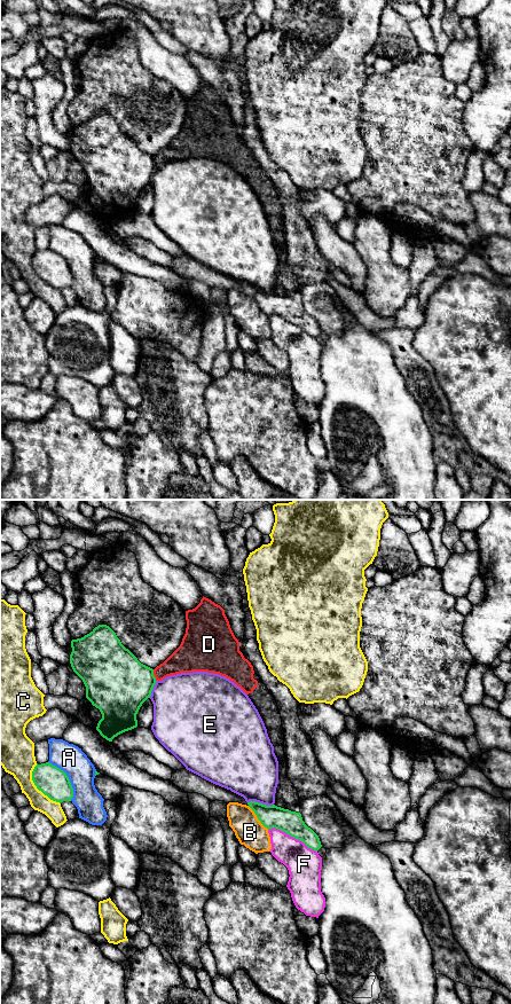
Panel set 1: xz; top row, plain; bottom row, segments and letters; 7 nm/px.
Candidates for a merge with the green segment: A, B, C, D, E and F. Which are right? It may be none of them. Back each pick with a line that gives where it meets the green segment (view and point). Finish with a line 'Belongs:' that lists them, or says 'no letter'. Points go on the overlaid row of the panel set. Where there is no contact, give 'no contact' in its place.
Belongs: no letter

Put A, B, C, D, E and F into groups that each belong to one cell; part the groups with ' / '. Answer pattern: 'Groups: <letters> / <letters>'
Groups: A / B / C / D / E / F

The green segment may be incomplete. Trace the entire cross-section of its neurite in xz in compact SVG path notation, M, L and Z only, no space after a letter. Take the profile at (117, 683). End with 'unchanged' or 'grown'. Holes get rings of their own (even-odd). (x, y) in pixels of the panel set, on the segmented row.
M99 625L84 637L72 640L71 648L71 667L86 687L86 698L102 714L96 727L100 735L112 742L118 735L136 728L136 714L157 682L154 669L141 664L107 625Z; unchanged

